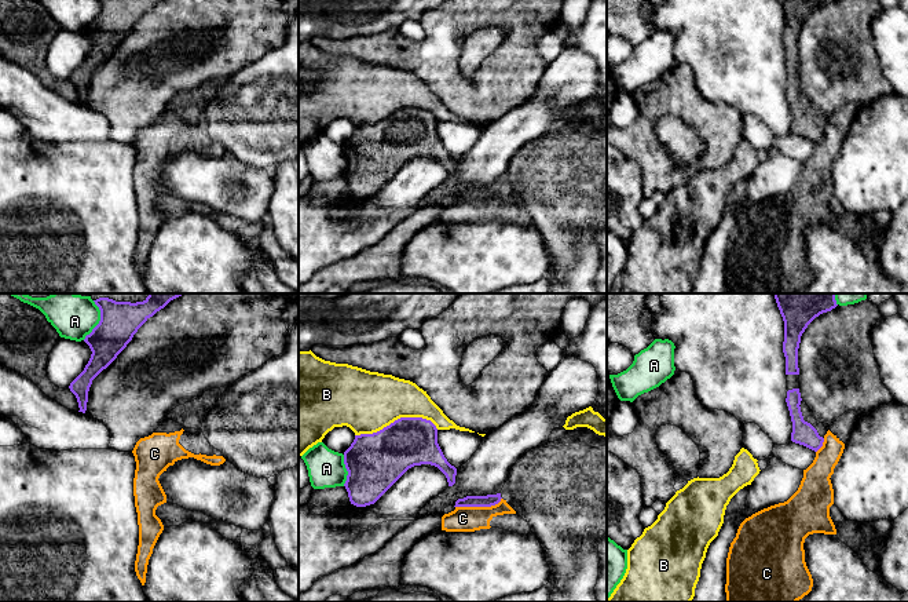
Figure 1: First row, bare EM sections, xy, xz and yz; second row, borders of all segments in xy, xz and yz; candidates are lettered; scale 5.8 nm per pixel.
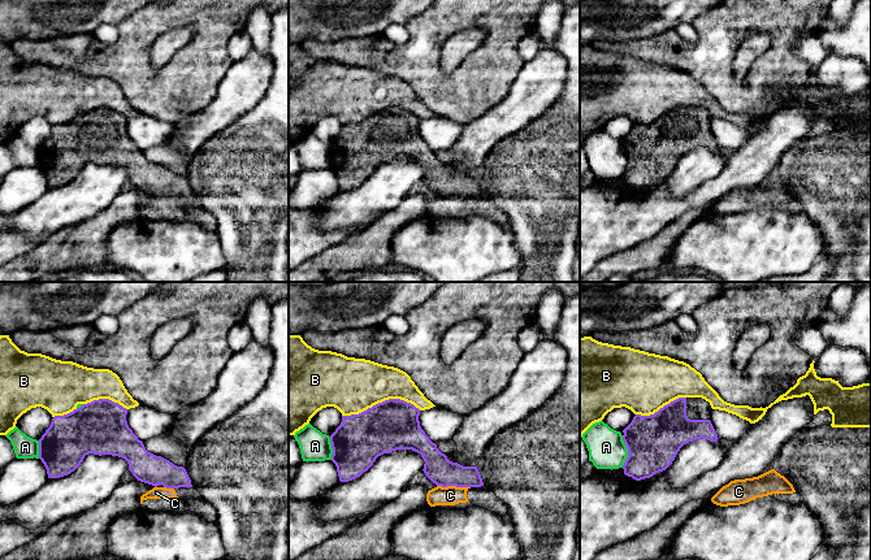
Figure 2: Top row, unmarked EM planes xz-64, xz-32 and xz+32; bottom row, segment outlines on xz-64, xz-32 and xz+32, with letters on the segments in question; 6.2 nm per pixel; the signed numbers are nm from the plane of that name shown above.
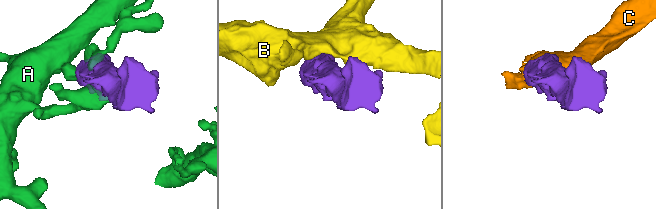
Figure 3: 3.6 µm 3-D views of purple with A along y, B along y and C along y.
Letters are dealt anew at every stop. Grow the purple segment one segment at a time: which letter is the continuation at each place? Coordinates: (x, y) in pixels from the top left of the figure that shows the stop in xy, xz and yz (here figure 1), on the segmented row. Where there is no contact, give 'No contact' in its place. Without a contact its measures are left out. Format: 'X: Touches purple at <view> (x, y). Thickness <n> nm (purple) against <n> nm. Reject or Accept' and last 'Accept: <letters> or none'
A: Touches purple at xy (101, 320). Thickness 220 nm (purple) against 260 nm. Reject
B: Touches purple at xz (398, 419). Thickness 300 nm (purple) against 360 nm. Reject
C: Touches purple at xz (479, 506). Thickness 70 nm (purple) against 140 nm. Reject
Accept: none

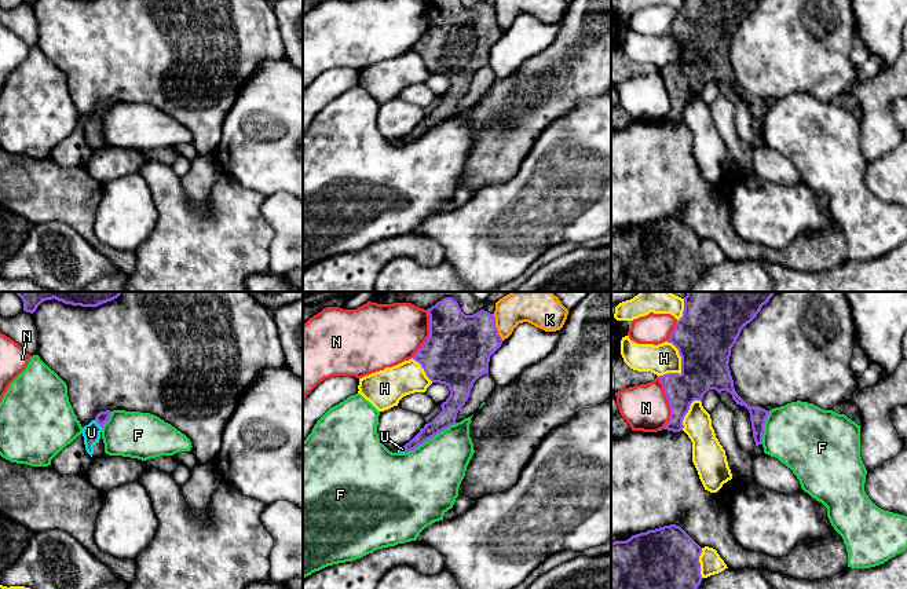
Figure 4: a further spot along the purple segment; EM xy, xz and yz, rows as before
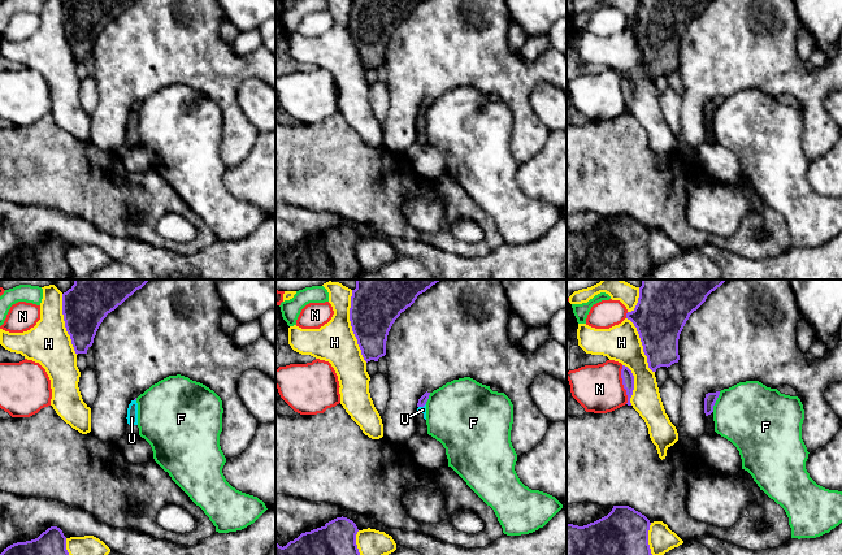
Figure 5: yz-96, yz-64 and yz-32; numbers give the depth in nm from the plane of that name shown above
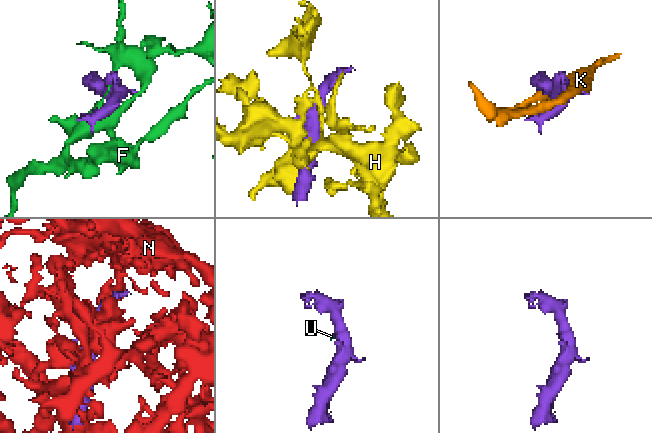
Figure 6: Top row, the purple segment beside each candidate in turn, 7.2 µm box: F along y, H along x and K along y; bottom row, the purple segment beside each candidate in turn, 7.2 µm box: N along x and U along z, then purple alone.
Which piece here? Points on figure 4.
F: Touches purple at xz (431, 436). Thickness 100 nm (purple) against 380 nm. Reject
H: Touches purple at yz (680, 355). Thickness 360 nm (purple) against 180 nm. Reject
K: Touches purple at xz (496, 328). Thickness 380 nm (purple) against 240 nm. Reject
N: Touches purple at yz (669, 403). Thickness 220 nm (purple) against 280 nm. Reject
U: Touches purple at xy (98, 423). Thickness 70 nm (purple) against 110 nm. Accept
Accept: U

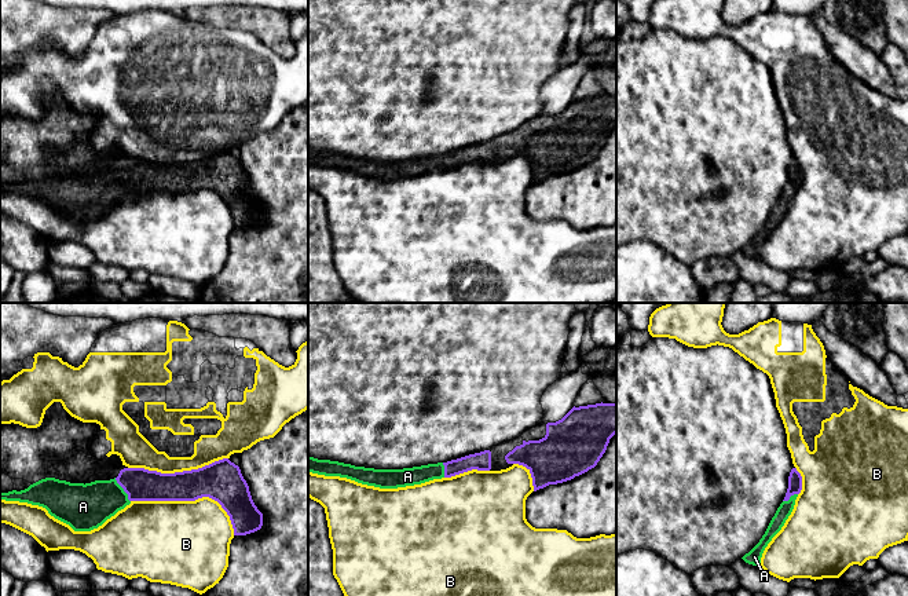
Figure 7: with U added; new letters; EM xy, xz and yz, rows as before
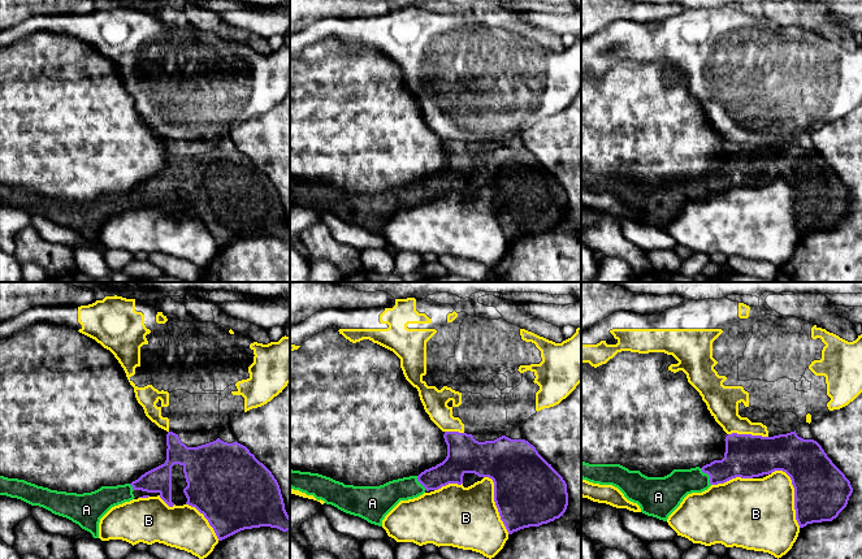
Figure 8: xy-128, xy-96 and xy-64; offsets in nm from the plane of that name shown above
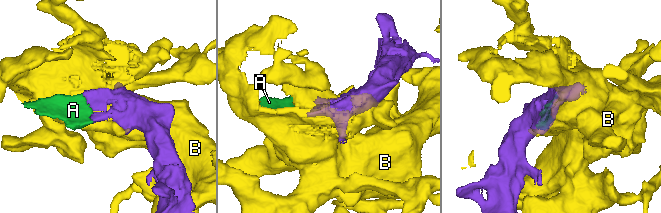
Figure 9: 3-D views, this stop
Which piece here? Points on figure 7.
A: Touches purple at xy (124, 490). Thickness 190 nm (purple) against 280 nm. Accept
B: Touches purple at xy (190, 500). Thickness 240 nm (purple) against 500 nm. Reject
Accept: A

